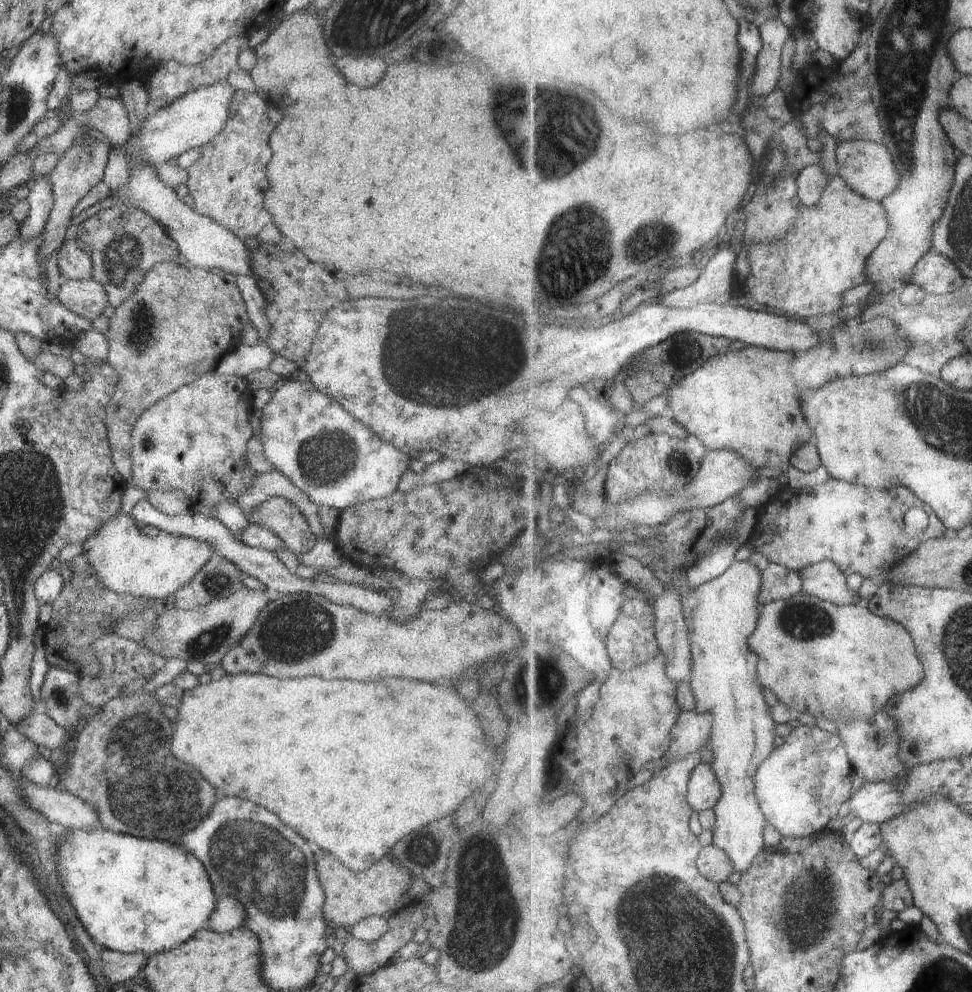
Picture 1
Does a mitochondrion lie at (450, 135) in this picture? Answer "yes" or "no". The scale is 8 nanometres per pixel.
no

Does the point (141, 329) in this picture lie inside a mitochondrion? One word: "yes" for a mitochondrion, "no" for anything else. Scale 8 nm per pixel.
yes

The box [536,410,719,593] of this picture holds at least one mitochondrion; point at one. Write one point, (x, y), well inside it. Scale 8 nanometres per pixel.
(676, 463)

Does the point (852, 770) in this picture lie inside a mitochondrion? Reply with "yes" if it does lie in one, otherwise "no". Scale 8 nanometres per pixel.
no

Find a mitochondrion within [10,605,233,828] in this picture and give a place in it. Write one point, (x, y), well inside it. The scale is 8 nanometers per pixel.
(60, 697)

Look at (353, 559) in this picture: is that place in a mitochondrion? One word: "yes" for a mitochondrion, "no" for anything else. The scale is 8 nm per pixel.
no

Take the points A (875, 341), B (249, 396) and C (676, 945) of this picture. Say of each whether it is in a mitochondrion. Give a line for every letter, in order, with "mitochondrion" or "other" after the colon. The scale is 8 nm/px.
A: mitochondrion
B: other
C: mitochondrion

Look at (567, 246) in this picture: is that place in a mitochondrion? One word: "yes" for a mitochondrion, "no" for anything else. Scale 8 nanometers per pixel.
yes

